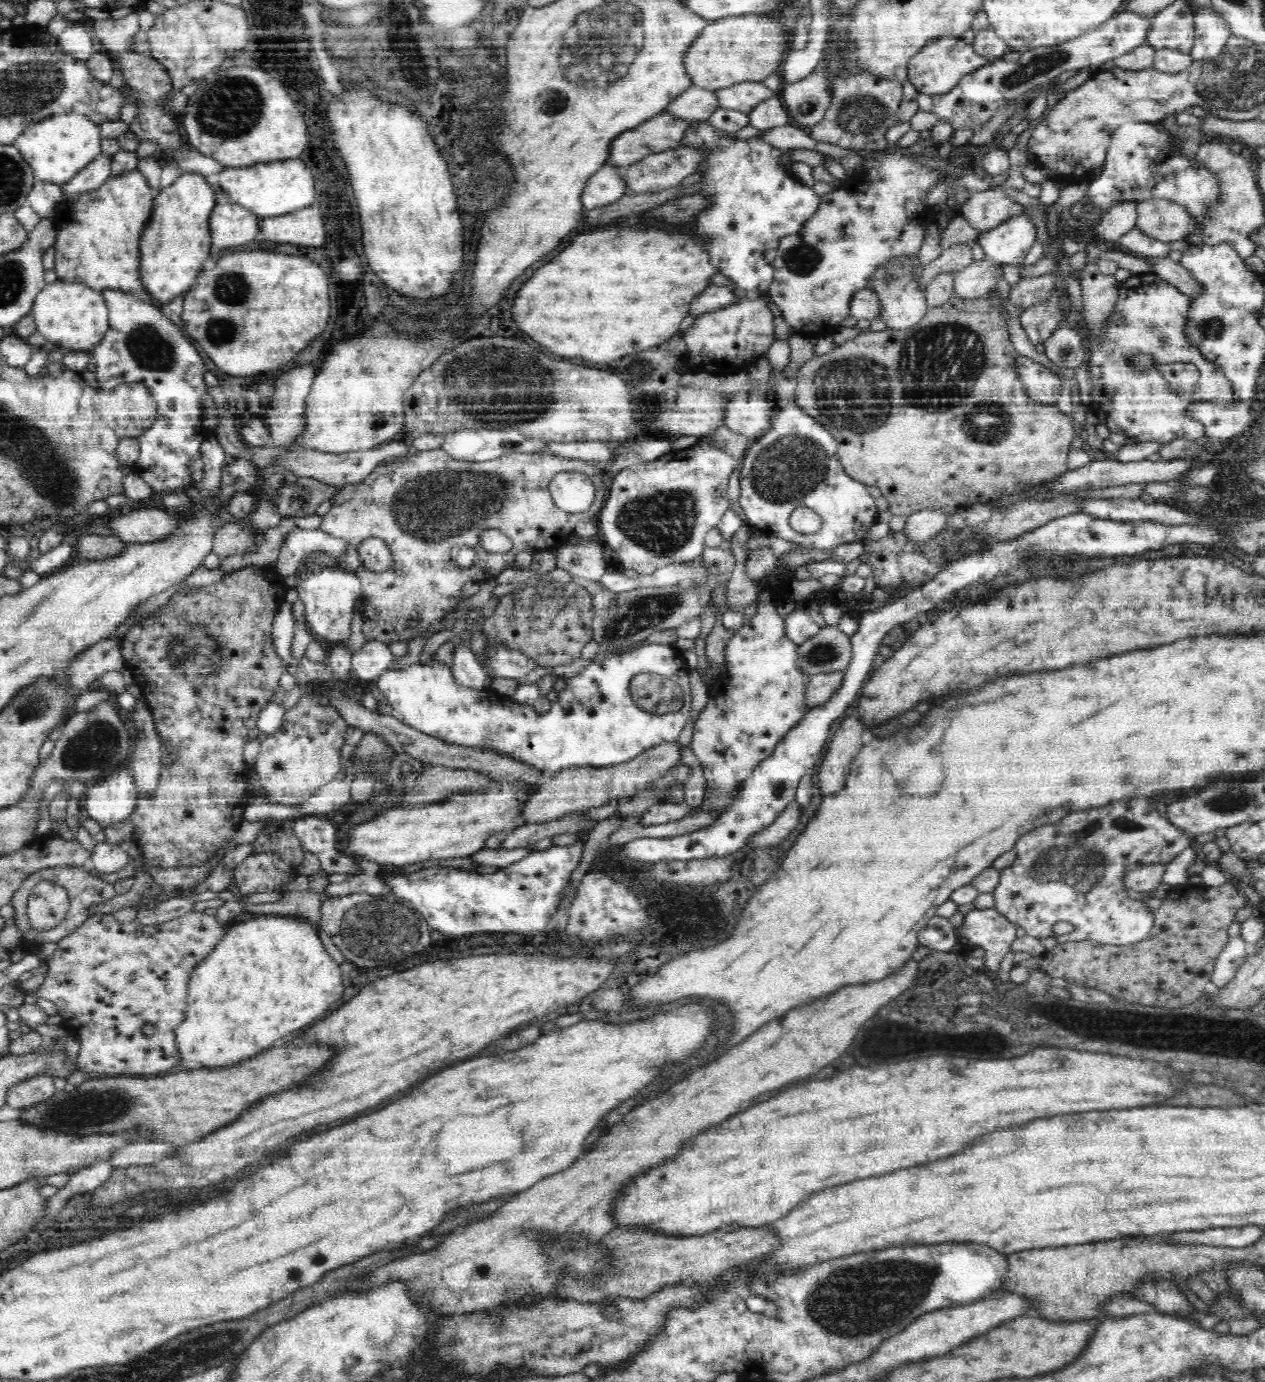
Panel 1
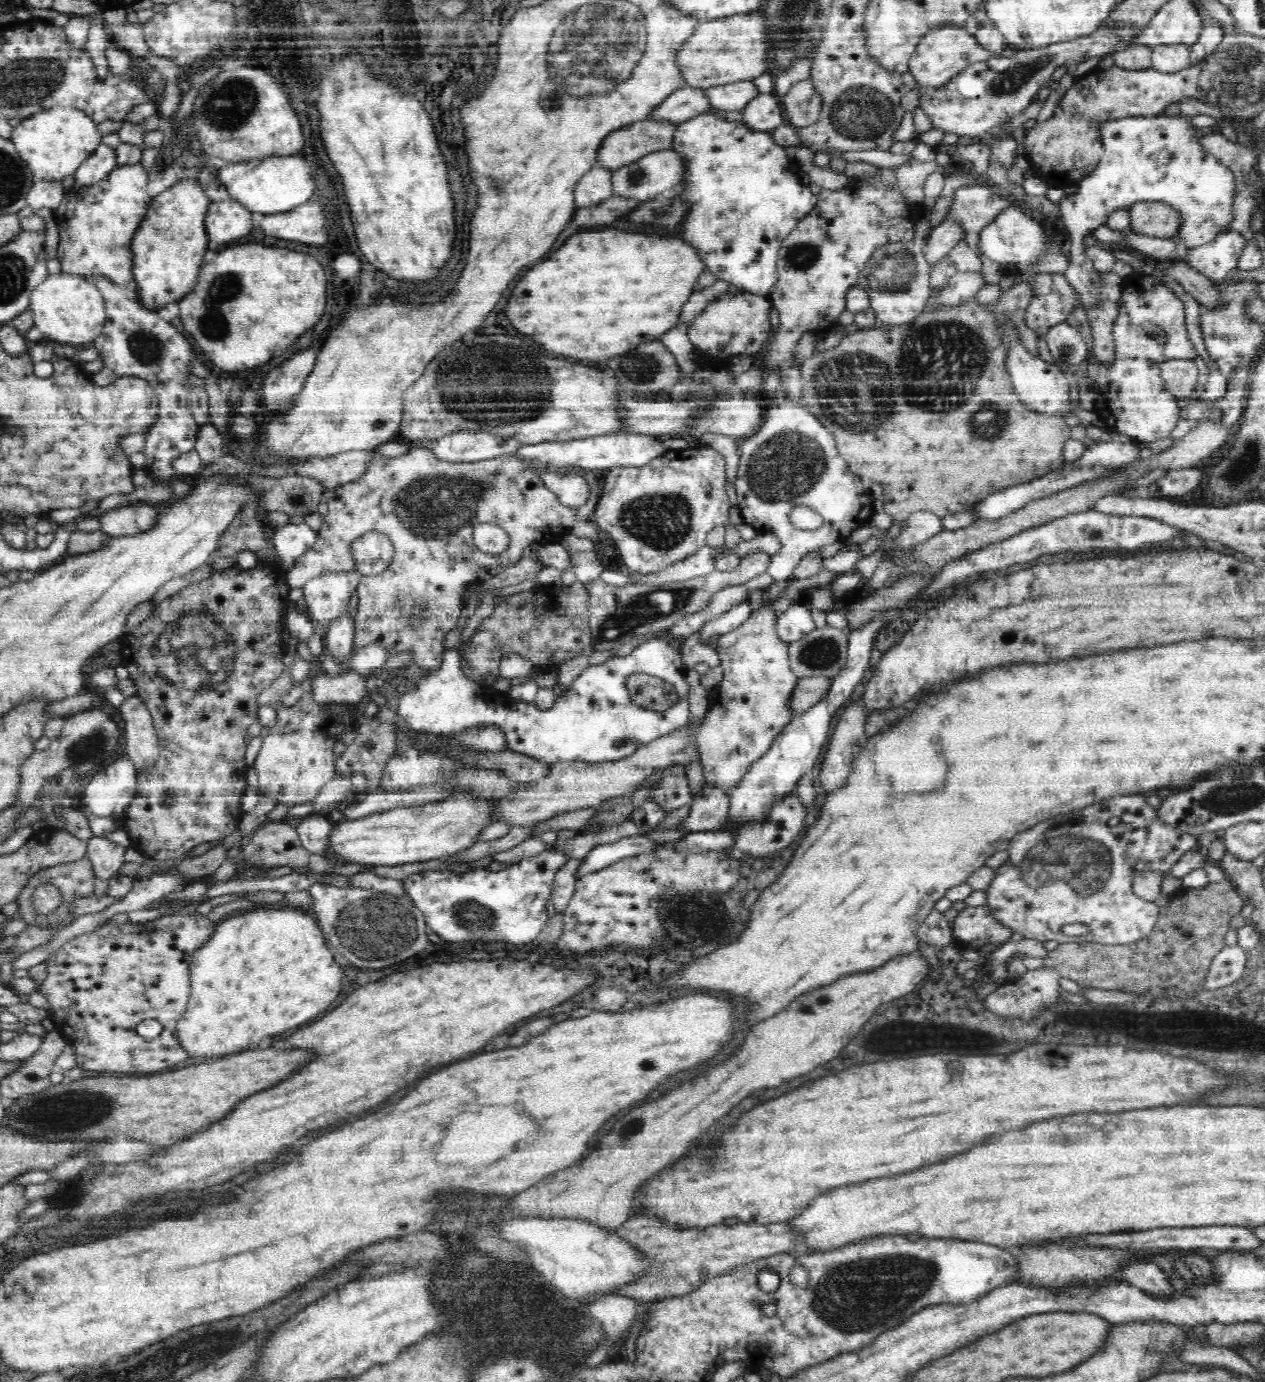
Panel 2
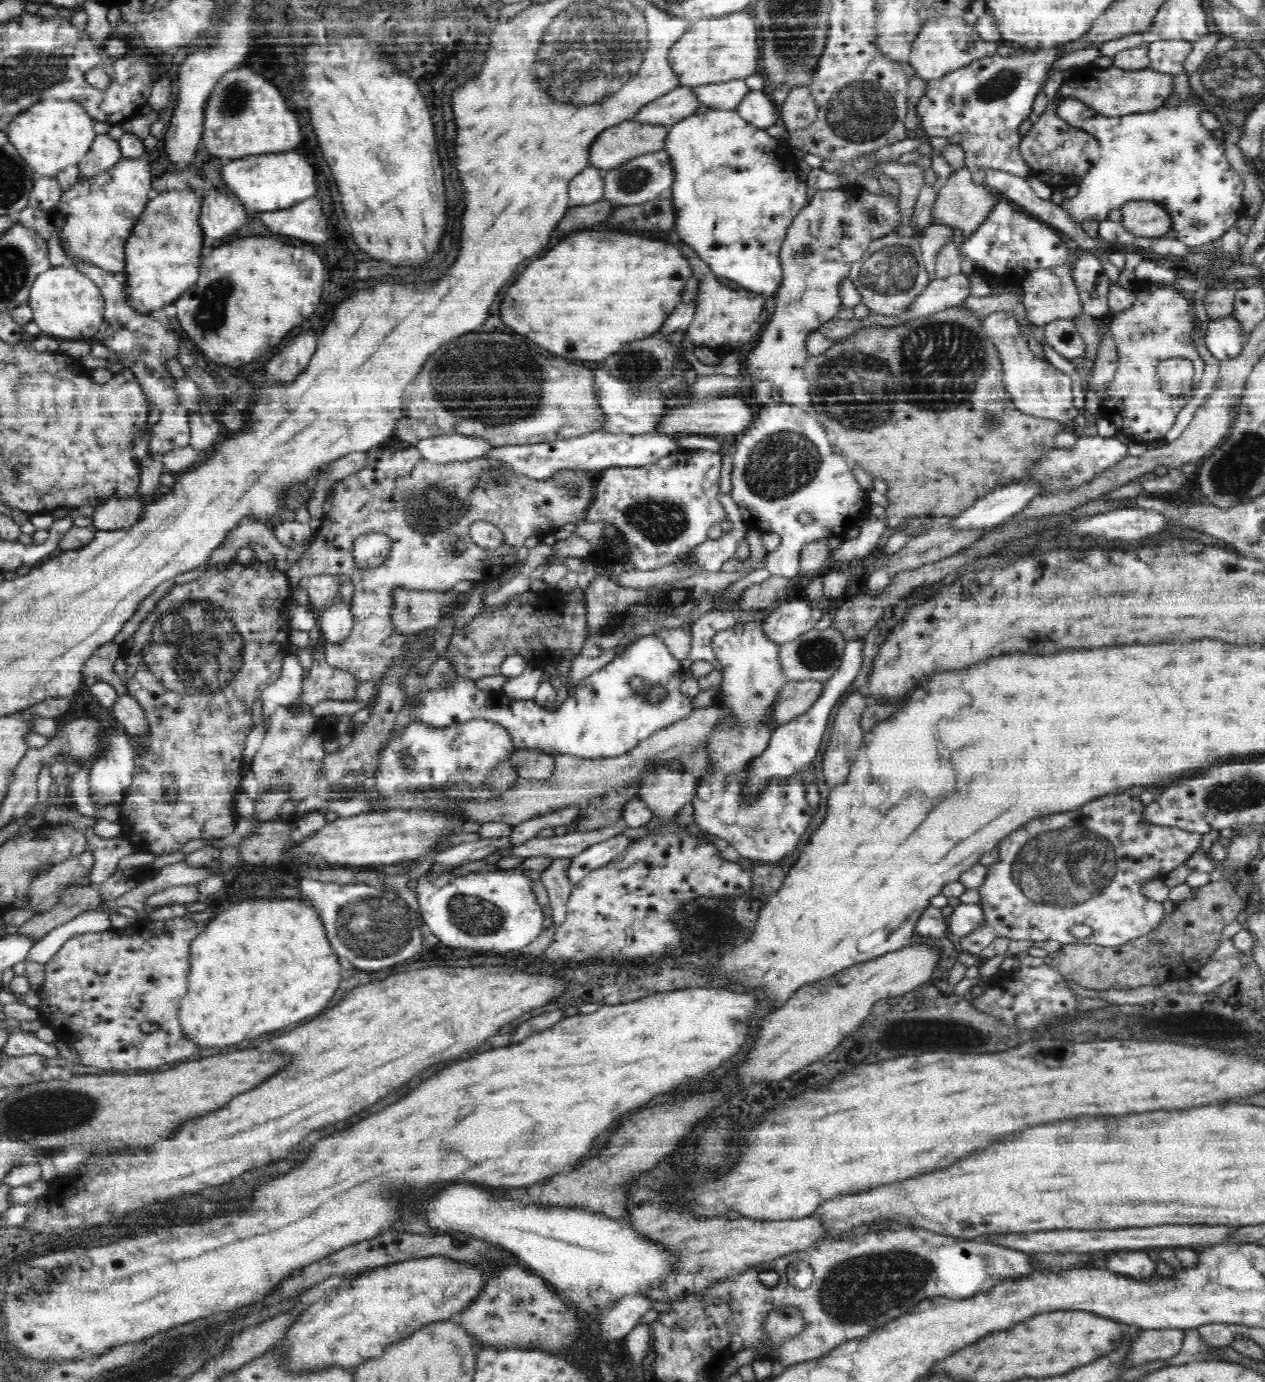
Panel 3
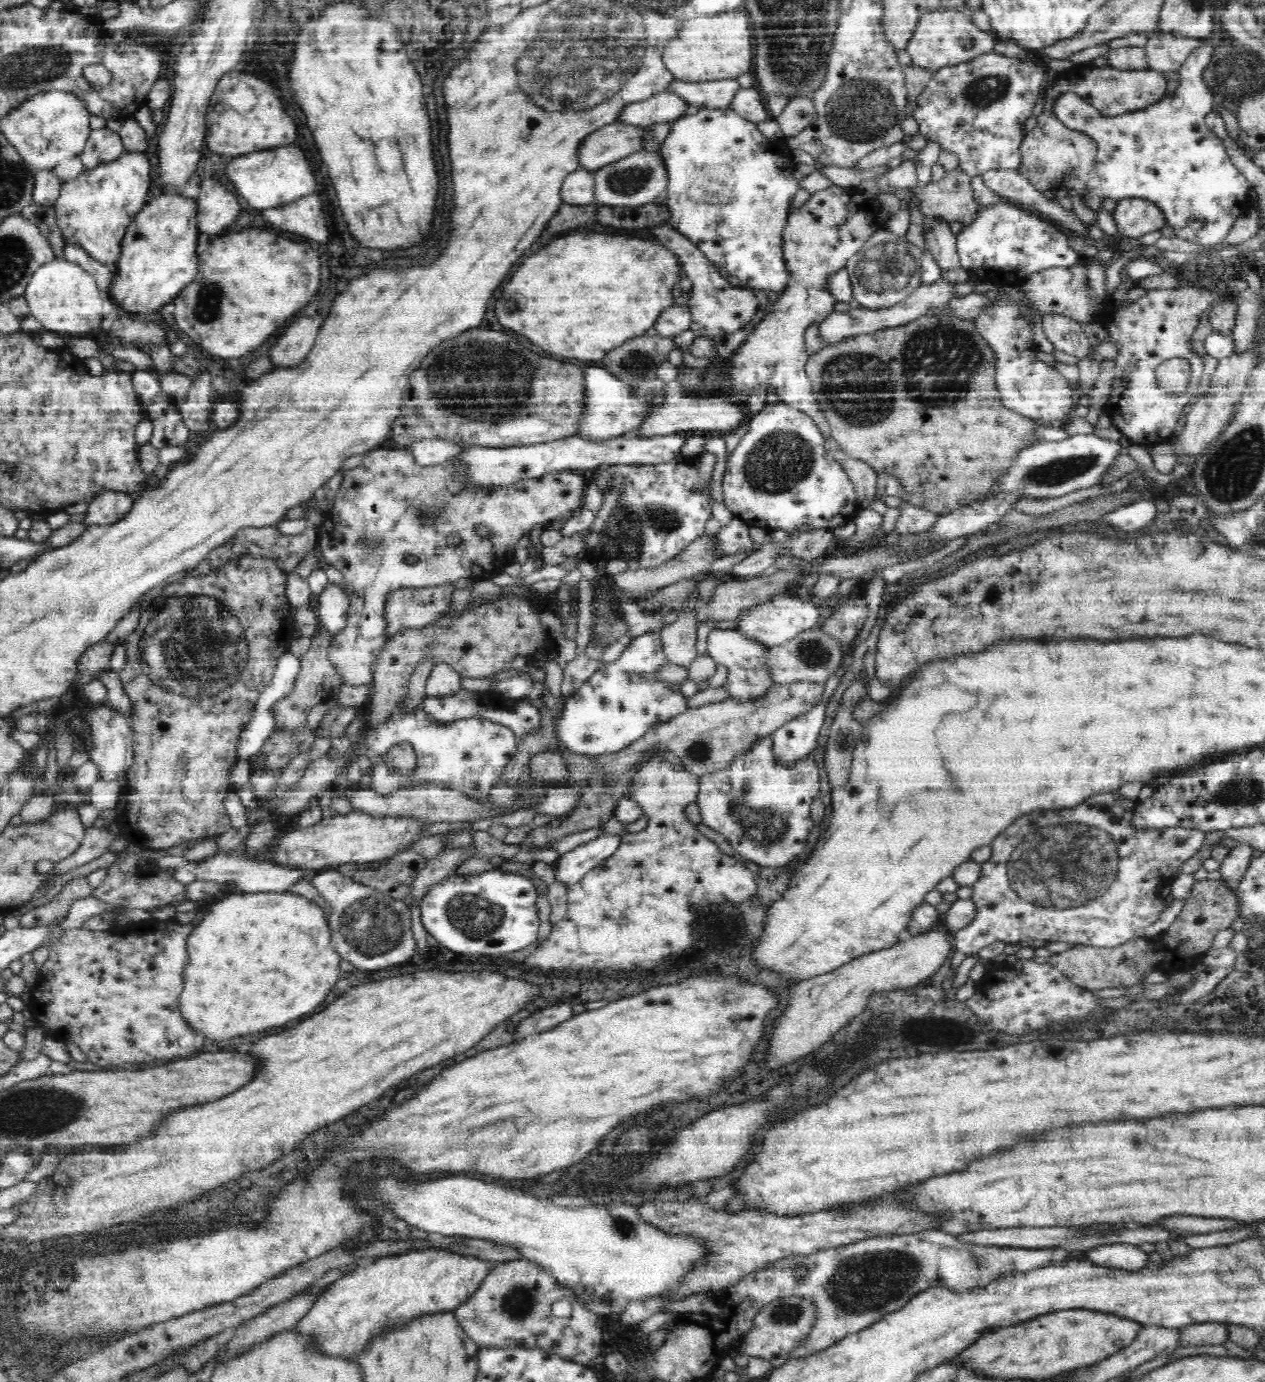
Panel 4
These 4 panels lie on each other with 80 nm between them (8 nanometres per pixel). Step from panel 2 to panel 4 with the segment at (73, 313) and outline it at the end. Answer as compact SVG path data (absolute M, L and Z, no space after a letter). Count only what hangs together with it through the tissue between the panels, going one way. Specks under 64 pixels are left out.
M54 259L32 275L25 292L31 315L42 324L42 331L58 332L66 338L96 330L108 314L108 298L100 292L96 281L82 268L66 260Z

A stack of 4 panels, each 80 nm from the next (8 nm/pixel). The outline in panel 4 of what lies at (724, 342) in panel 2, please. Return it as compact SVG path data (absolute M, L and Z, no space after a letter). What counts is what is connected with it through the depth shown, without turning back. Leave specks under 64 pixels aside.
M671 226L658 227L654 230L657 235L656 241L676 253L682 261L683 269L687 277L693 281L693 291L689 298L688 308L692 311L690 330L698 338L716 340L726 334L734 334L740 330L746 330L748 324L752 324L752 318L760 312L760 300L752 289L734 287L728 283L726 276L712 266L708 259L697 250L696 245L676 232Z

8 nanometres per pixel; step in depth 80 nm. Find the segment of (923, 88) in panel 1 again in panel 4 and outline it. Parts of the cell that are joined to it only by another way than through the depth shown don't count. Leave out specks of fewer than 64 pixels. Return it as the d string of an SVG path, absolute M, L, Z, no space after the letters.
M936 11L920 19L907 52L913 67L935 75L946 68L959 67L960 64L966 64L980 56L995 53L994 46L997 42L997 37L982 33L961 11Z

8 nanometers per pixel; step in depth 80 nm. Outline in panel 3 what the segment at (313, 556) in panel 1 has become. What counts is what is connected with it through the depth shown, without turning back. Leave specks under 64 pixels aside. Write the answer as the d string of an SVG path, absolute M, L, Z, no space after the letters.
M319 574L310 578L308 588L308 607L316 616L322 616L337 604L342 604L342 594L340 588L342 584L353 583L353 574Z

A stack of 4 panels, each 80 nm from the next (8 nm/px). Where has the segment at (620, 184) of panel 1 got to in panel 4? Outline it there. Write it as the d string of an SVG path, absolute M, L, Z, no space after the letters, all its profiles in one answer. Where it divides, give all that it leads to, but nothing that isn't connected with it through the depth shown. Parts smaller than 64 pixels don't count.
M580 169L564 182L563 199L569 205L587 205L596 198L596 172Z

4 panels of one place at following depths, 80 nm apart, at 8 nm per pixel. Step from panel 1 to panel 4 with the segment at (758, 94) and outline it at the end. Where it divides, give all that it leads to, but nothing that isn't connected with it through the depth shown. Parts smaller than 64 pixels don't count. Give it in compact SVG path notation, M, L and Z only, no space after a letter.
M737 79L715 80L701 83L674 82L670 91L686 99L696 109L730 109L736 96L742 92Z

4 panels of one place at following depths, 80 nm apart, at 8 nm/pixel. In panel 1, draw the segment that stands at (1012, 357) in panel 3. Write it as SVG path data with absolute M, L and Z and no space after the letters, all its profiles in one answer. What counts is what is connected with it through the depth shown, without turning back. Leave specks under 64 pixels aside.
M1020 357L1020 376L1024 380L1029 395L1044 404L1057 404L1061 381L1044 365L1039 365L1028 357Z

